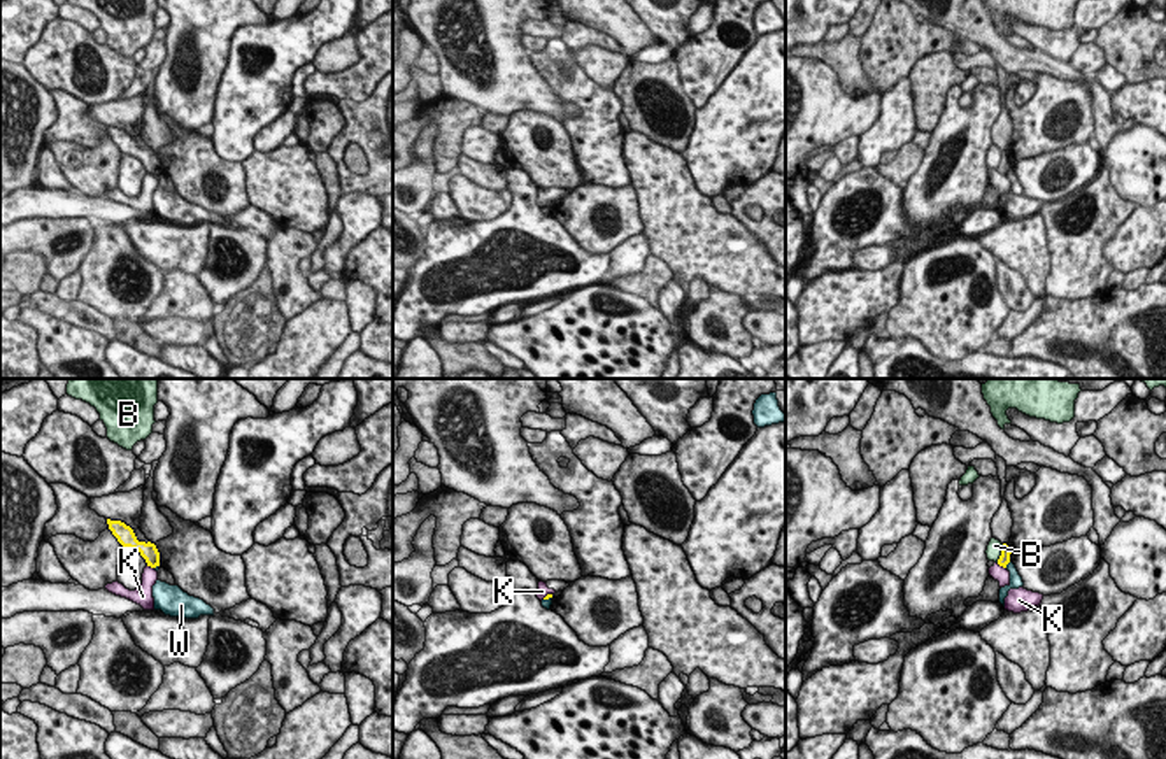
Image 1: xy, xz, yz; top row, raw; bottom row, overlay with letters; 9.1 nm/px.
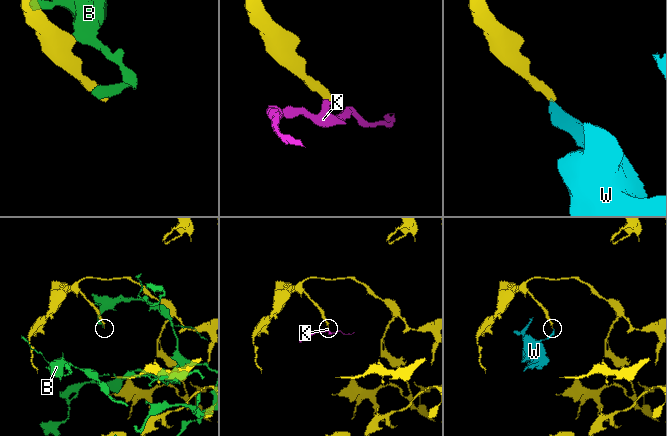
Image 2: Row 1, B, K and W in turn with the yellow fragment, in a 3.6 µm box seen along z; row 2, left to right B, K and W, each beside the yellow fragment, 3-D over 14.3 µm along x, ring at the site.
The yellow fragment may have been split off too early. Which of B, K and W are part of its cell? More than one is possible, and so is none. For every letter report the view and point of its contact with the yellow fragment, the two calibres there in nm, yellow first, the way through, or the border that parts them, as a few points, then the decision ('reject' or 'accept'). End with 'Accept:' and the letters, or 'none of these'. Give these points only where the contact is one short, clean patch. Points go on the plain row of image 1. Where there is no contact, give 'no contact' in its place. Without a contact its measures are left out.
B: yz (1002, 160) | 100/130 nm | reject
K: yz (1002, 172) | 100/140 nm | along yz (996, 170), (1005, 176) | reject
W: yz (1007, 170) | 100/130 nm | along yz (1010, 169), (1005, 174) | reject
Accept: none of these

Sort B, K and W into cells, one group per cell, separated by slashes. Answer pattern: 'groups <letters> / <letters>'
groups B / K / W

